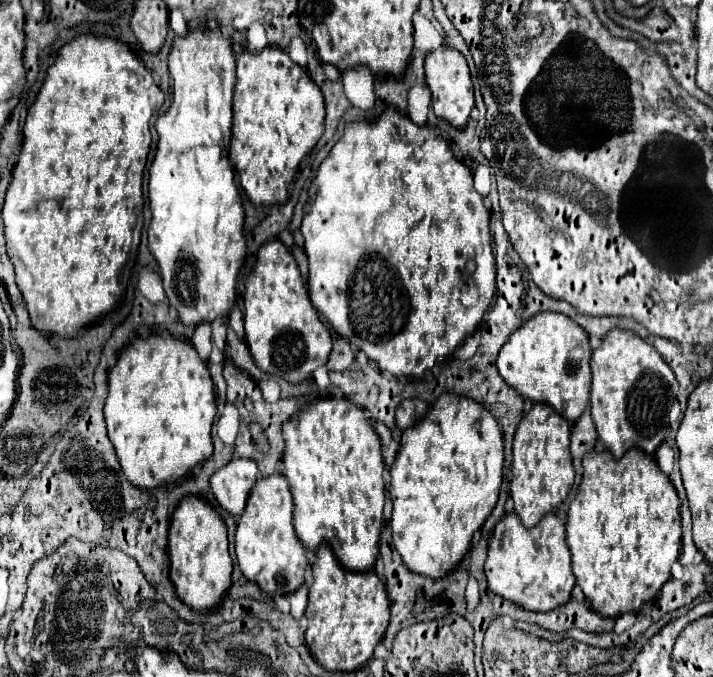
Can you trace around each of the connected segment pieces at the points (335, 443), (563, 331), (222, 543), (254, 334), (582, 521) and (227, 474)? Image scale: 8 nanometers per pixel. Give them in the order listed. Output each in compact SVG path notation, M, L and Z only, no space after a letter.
M345 398L315 400L285 424L283 436L287 444L283 454L285 476L295 500L295 532L301 544L309 550L317 550L321 544L329 544L343 568L357 572L371 570L379 556L379 536L385 524L385 464L381 458L381 440L363 408Z
M543 312L527 320L505 342L497 358L501 378L517 390L519 396L533 402L553 406L565 420L575 422L589 404L591 390L591 346L587 332L577 326L569 316L557 312Z
M187 496L173 514L169 528L171 582L183 604L195 612L217 608L231 588L233 562L229 556L227 528L209 502L199 496Z
M267 242L259 248L257 264L245 280L243 322L251 356L269 376L299 384L311 380L313 370L329 360L333 348L329 326L313 308L297 262L281 242Z
M629 450L621 460L615 460L609 452L589 452L589 456L585 456L583 460L583 480L581 480L581 486L579 486L579 492L575 496L575 500L571 502L569 506L569 512L567 512L567 544L571 548L571 564L573 564L573 574L577 578L577 586L583 590L583 594L587 596L591 608L605 616L605 618L619 618L627 612L639 612L641 606L645 602L653 602L657 598L657 594L661 592L663 584L671 578L671 566L673 562L679 558L679 550L681 550L681 538L683 538L683 530L681 530L681 514L679 514L679 496L677 496L677 490L673 486L673 482L669 480L669 476L665 476L657 462L647 456L645 452L637 452L637 450Z
M235 458L227 466L217 470L211 476L211 490L219 506L231 516L239 518L247 504L247 496L257 482L257 476L257 464L253 464L253 460L249 458Z

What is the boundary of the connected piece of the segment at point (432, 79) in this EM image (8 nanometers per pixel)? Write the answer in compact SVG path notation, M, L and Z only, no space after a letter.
M441 46L433 52L429 52L427 58L425 58L425 74L427 74L427 86L433 94L433 112L435 112L435 116L445 120L453 128L463 130L467 126L469 114L475 106L471 74L469 74L469 66L467 66L467 60L463 58L463 54L449 48L449 46Z

